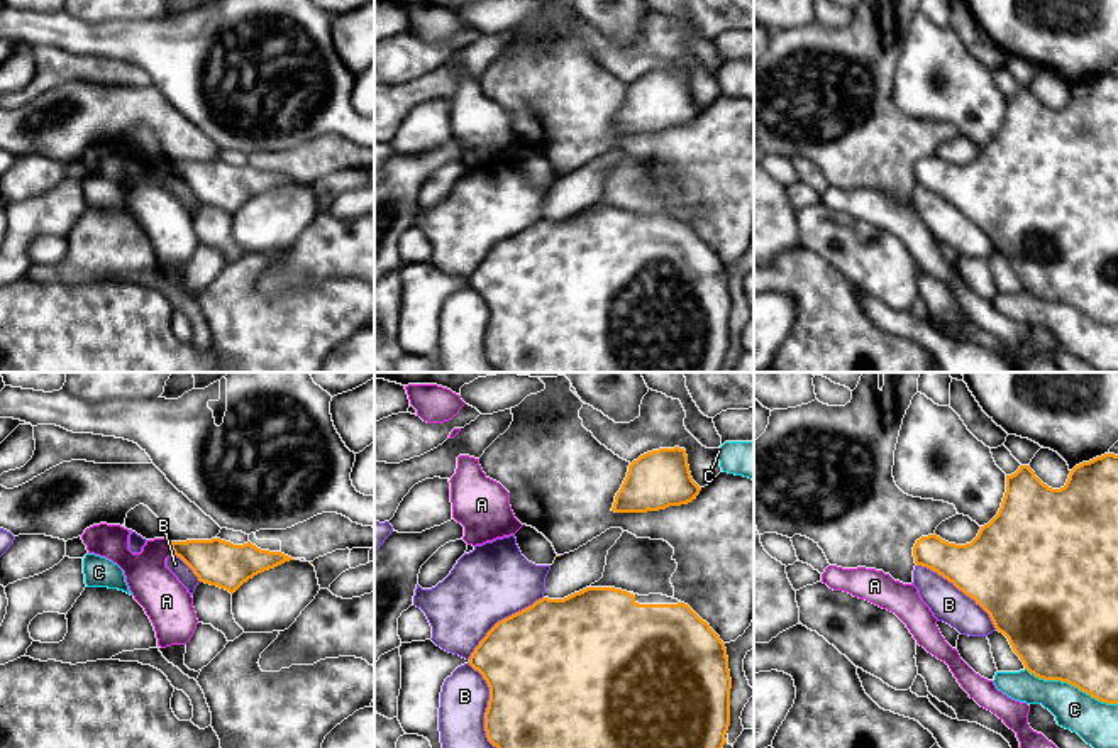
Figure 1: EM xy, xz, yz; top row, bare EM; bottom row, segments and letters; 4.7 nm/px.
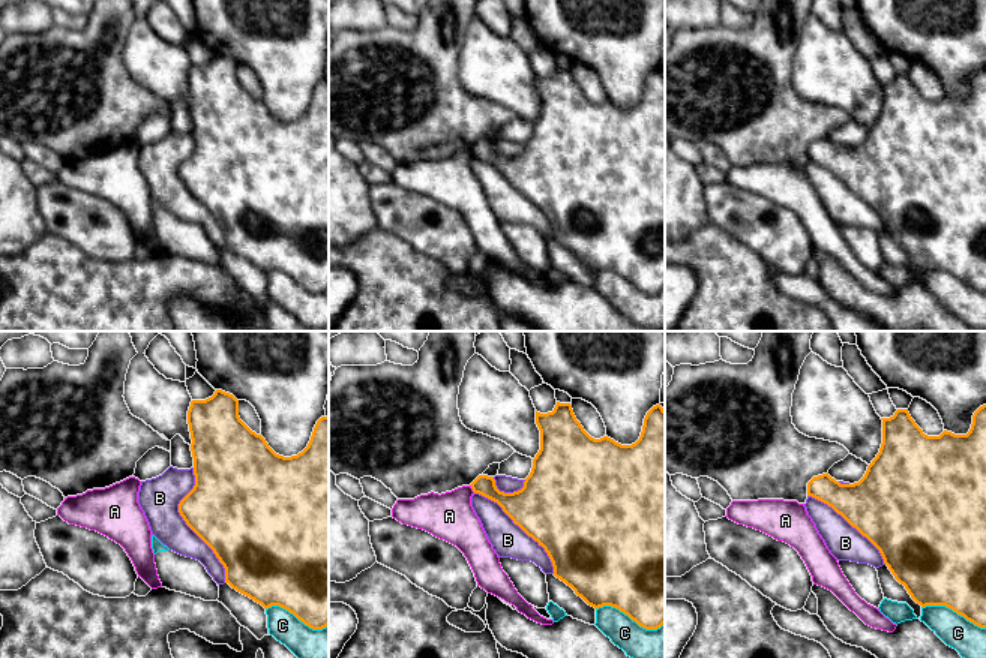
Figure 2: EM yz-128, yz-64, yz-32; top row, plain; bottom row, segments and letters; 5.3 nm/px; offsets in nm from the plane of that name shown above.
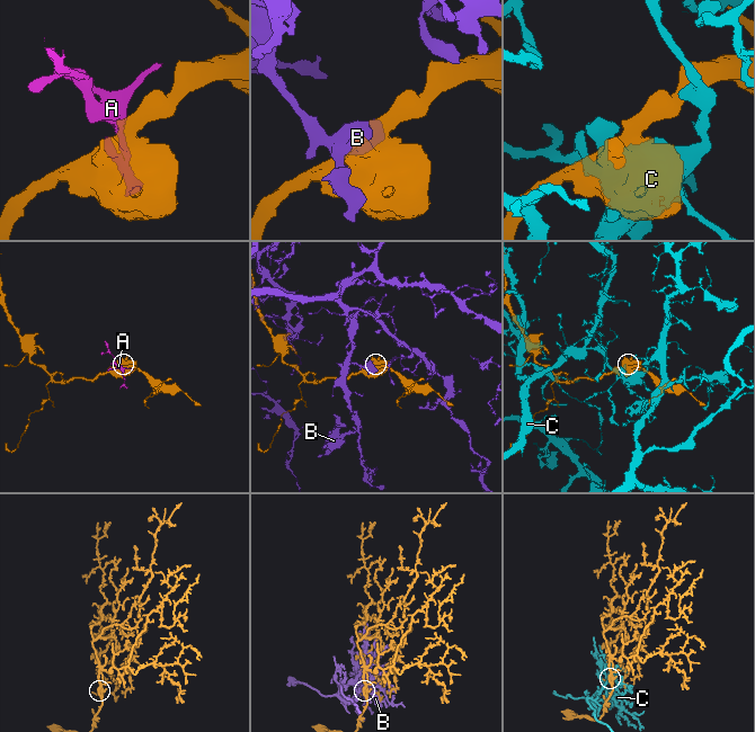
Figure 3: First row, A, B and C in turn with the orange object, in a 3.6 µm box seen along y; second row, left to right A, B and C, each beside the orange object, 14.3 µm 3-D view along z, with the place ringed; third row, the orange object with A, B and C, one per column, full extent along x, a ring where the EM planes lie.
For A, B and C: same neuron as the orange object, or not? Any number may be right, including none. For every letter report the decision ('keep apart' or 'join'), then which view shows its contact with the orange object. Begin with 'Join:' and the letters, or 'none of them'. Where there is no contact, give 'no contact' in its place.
Join: none of them
A: keep apart | xy
B: keep apart | xz
C: keep apart | yz

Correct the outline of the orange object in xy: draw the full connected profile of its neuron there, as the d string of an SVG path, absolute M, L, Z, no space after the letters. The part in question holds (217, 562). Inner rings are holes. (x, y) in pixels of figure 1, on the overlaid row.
M220 538L169 542L169 547L200 582L217 586L230 594L254 575L295 560L281 552L261 550L251 542L234 545Z

